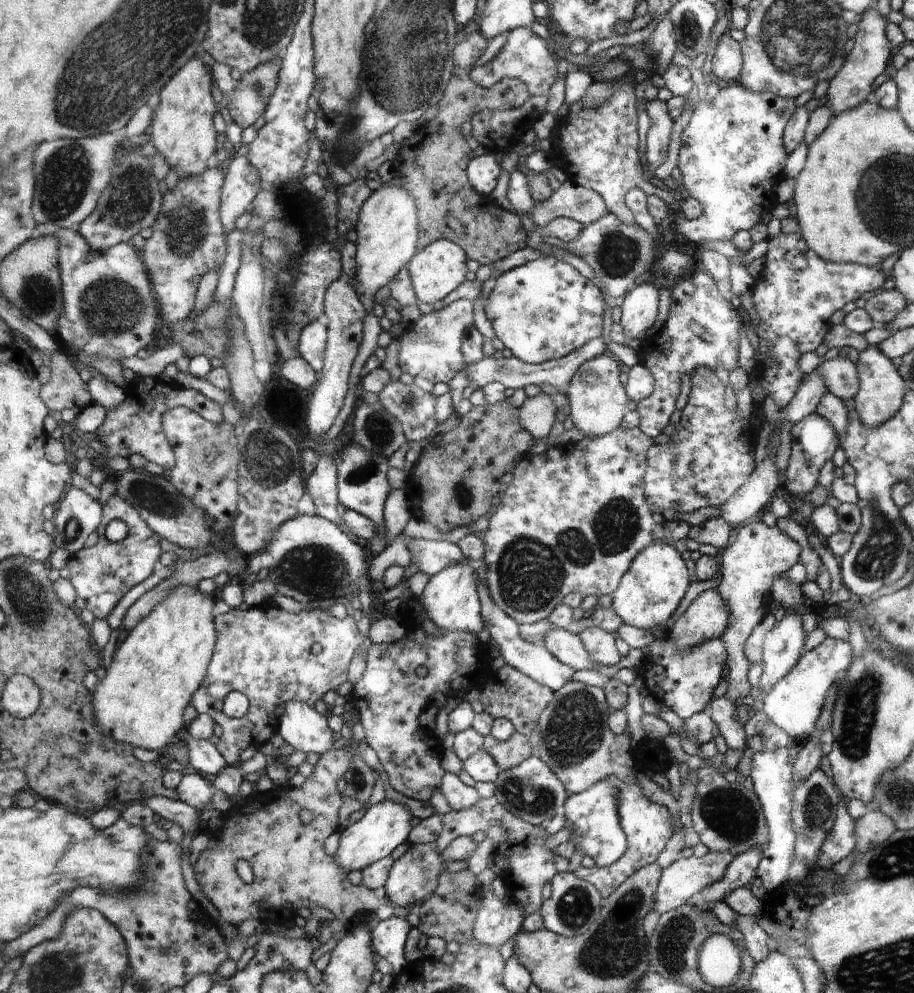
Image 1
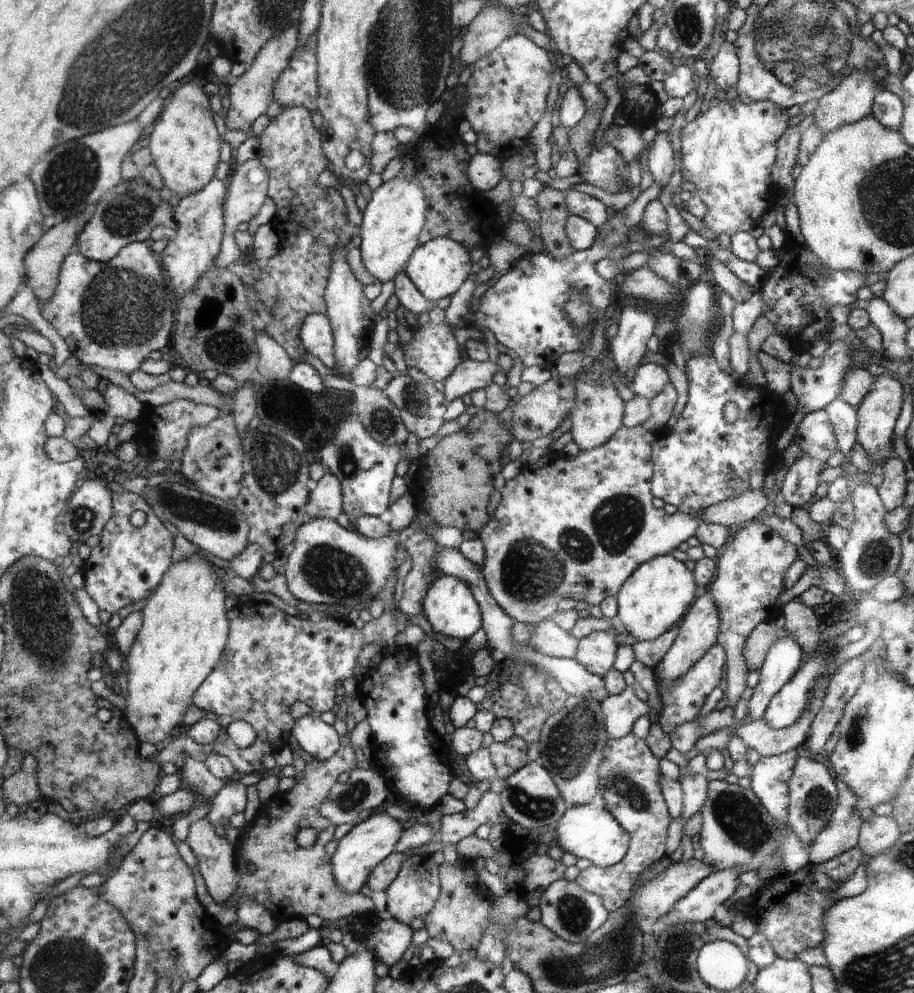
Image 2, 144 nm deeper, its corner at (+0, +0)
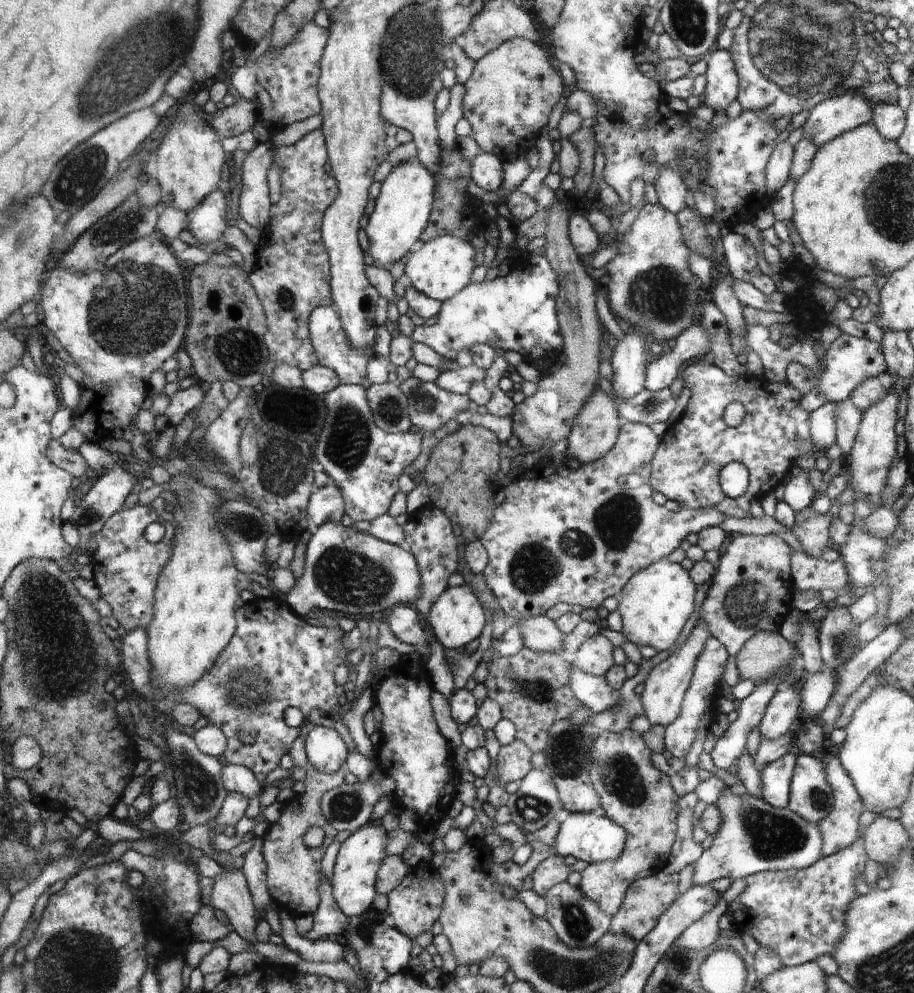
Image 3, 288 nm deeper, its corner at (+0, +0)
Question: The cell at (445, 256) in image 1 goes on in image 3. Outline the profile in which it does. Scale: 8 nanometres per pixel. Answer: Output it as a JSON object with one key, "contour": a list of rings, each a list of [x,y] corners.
{"contour":[[[439,236],[431,240],[431,244],[425,244],[421,250],[411,252],[411,258],[405,264],[405,274],[411,278],[413,286],[419,292],[441,302],[447,302],[453,296],[461,294],[473,282],[475,270],[475,250],[471,242],[459,240],[455,236]]]}

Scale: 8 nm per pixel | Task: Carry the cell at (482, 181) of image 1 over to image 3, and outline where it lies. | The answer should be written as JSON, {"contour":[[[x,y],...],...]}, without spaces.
{"contour":[[[483,152],[483,154],[475,156],[471,162],[473,162],[473,182],[477,184],[477,188],[481,188],[485,192],[497,192],[503,188],[505,160]]]}

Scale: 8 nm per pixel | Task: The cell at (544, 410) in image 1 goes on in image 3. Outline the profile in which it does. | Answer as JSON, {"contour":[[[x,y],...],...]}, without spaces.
{"contour":[[[557,198],[553,208],[549,210],[549,218],[547,218],[545,256],[551,260],[551,264],[555,268],[555,274],[559,276],[557,310],[559,310],[559,328],[561,328],[563,342],[565,342],[563,344],[565,364],[561,364],[559,372],[555,372],[553,376],[543,378],[539,382],[539,390],[531,398],[525,398],[515,408],[515,414],[513,414],[513,436],[523,444],[525,450],[537,450],[547,440],[553,442],[553,444],[557,444],[561,440],[567,440],[567,436],[571,436],[571,428],[573,428],[575,416],[579,416],[579,412],[583,410],[583,404],[587,404],[587,400],[591,398],[591,394],[597,388],[597,378],[601,378],[601,376],[597,376],[597,364],[599,364],[599,360],[597,360],[599,352],[597,350],[599,350],[599,344],[601,344],[601,328],[599,328],[599,320],[597,320],[597,314],[595,314],[595,294],[597,294],[599,286],[597,286],[597,282],[593,282],[589,278],[587,266],[583,266],[579,254],[573,250],[573,246],[569,242],[569,218],[571,218],[571,212],[567,212],[563,198]]]}

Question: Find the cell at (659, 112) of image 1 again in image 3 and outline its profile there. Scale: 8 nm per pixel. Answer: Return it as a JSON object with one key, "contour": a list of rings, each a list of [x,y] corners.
{"contour":[[[661,168],[657,174],[657,180],[653,182],[655,194],[657,194],[657,204],[663,206],[663,210],[677,214],[681,208],[685,208],[685,184],[677,170],[671,168]]]}

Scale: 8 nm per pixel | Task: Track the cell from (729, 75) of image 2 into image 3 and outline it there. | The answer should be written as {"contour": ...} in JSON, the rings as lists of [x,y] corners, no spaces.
{"contour":[[[713,50],[707,58],[707,70],[705,70],[705,106],[711,106],[715,112],[725,110],[731,102],[739,96],[739,74],[735,70],[733,56],[727,50]]]}

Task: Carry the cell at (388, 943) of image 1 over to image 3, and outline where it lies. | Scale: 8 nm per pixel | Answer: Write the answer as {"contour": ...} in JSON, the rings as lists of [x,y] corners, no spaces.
{"contour":[[[381,924],[373,930],[373,944],[381,954],[383,966],[389,976],[399,974],[403,968],[407,968],[409,960],[413,960],[411,958],[413,942],[415,942],[413,938],[399,932],[395,926],[385,928],[385,924]]]}

